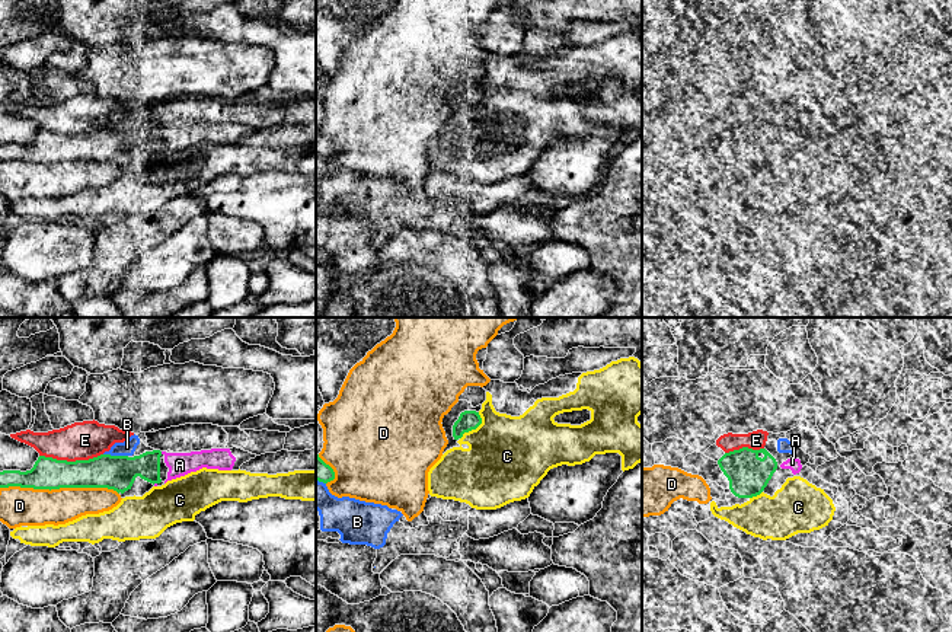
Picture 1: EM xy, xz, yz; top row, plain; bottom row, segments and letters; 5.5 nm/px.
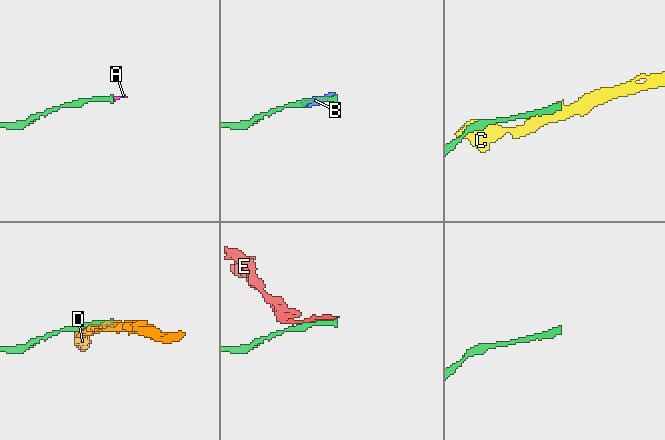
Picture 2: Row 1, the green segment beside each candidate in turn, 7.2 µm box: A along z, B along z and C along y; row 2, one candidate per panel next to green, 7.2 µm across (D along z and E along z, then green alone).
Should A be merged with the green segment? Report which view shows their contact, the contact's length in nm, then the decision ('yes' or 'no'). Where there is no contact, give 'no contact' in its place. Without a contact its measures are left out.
xy | 30 nm | yes

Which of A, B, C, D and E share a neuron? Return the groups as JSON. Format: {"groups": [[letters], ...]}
{"groups": [["A"], ["B"], ["C"], ["D"], ["E"]]}

